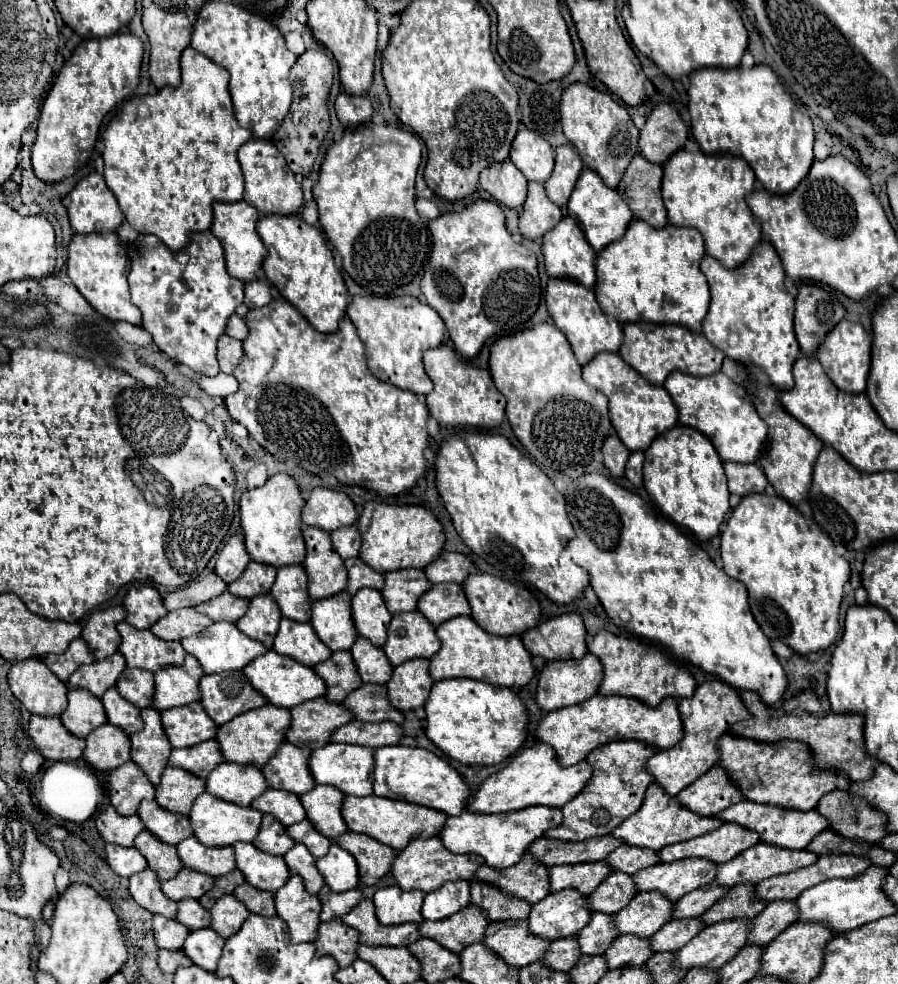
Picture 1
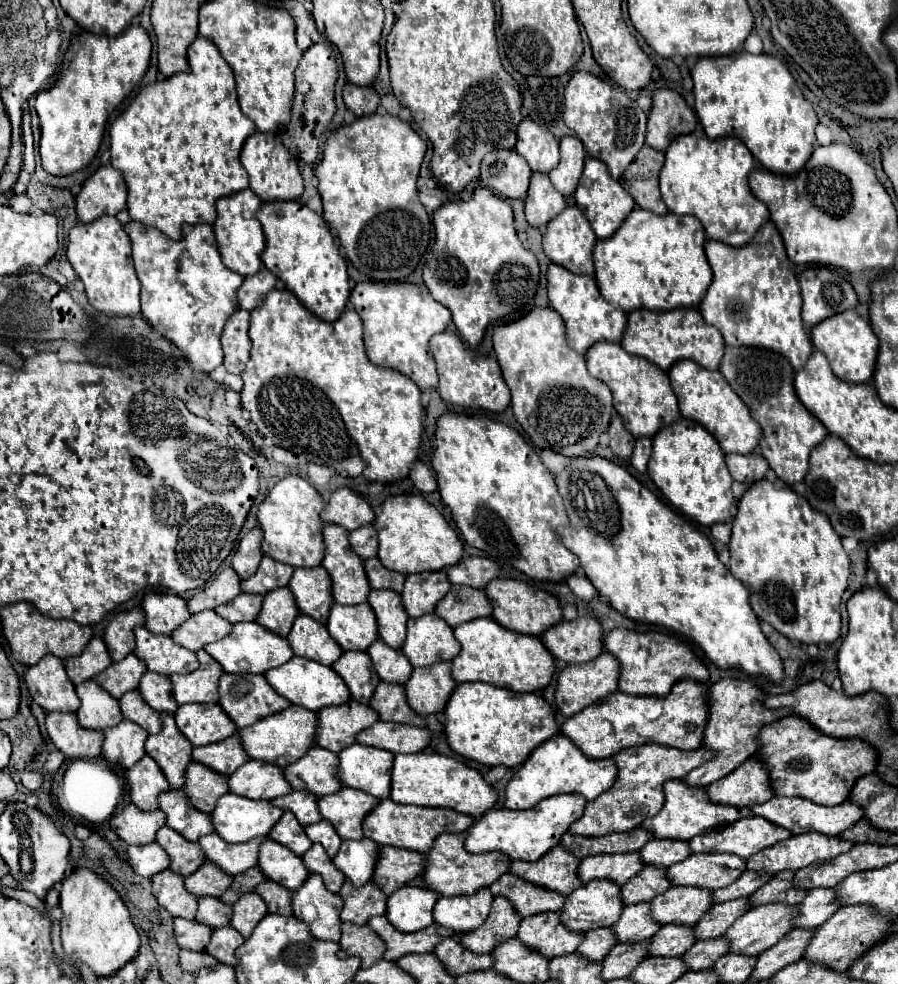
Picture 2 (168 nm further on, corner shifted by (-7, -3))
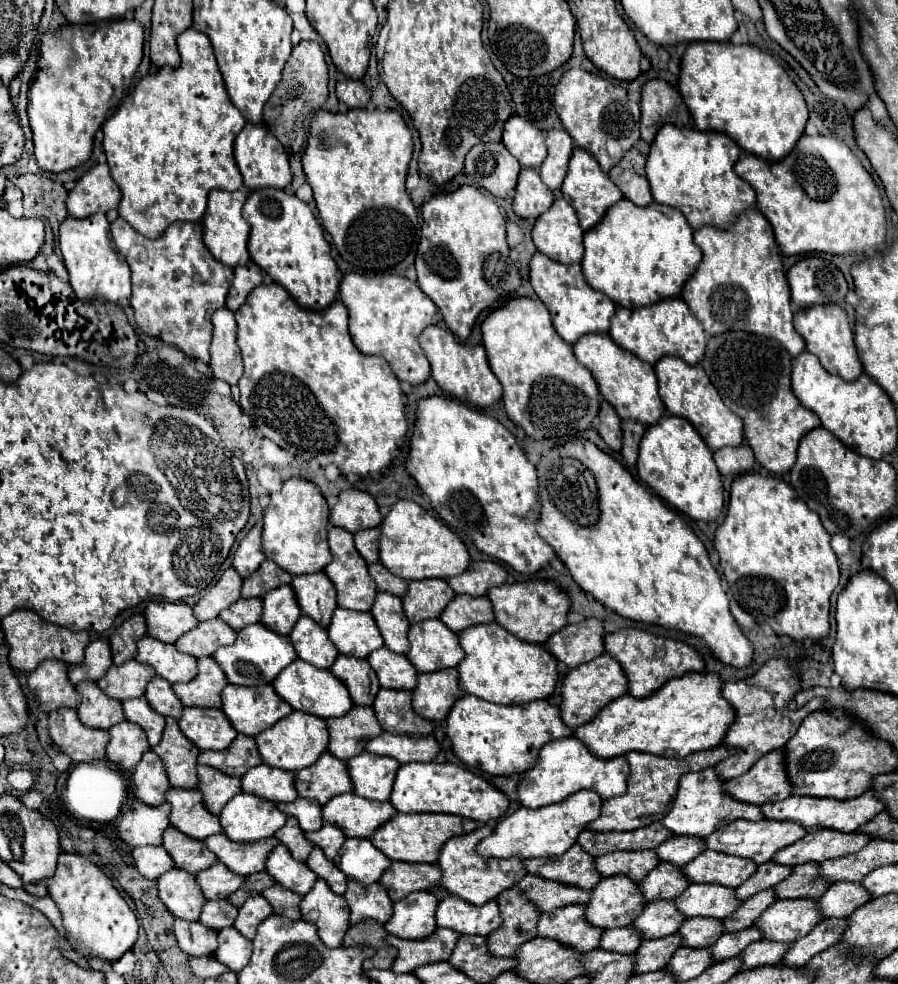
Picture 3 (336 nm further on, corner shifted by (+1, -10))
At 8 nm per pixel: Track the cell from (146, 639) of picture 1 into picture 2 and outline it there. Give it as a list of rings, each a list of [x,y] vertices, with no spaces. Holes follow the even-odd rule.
[[[145,626],[135,628],[135,656],[145,662],[147,670],[171,676],[171,674],[187,674],[199,668],[195,652],[177,646],[169,636],[153,634]]]

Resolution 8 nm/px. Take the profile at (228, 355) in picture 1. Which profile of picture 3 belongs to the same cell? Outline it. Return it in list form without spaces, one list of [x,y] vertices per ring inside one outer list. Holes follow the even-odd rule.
[[[221,307],[213,313],[213,341],[211,341],[211,361],[215,379],[223,379],[229,385],[235,385],[243,375],[241,351],[235,343],[237,323],[233,311]]]

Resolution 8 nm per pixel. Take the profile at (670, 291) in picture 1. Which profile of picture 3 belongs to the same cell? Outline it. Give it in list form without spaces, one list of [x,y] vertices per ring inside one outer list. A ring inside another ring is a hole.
[[[623,197],[585,233],[581,267],[589,285],[603,291],[613,303],[631,309],[677,297],[699,263],[701,249],[693,243],[693,229],[681,211],[657,201],[637,207]]]

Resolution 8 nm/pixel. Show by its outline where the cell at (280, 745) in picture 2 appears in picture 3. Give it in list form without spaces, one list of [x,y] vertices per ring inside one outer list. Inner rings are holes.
[[[293,711],[291,715],[275,723],[275,727],[269,727],[267,731],[259,733],[255,739],[257,739],[257,749],[261,753],[261,759],[267,761],[271,767],[279,767],[287,771],[301,771],[313,765],[327,751],[329,731],[327,731],[325,719],[315,717],[311,713],[303,713],[303,711]]]

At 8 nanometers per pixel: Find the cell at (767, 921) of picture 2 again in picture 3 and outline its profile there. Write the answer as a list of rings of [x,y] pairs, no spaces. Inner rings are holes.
[[[777,899],[755,925],[765,933],[763,939],[767,941],[793,943],[823,919],[819,899]]]

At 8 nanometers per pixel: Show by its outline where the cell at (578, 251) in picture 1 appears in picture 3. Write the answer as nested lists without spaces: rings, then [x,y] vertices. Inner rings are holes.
[[[563,199],[535,219],[531,231],[537,251],[559,263],[579,263],[583,259],[583,229],[579,227],[573,207]]]

